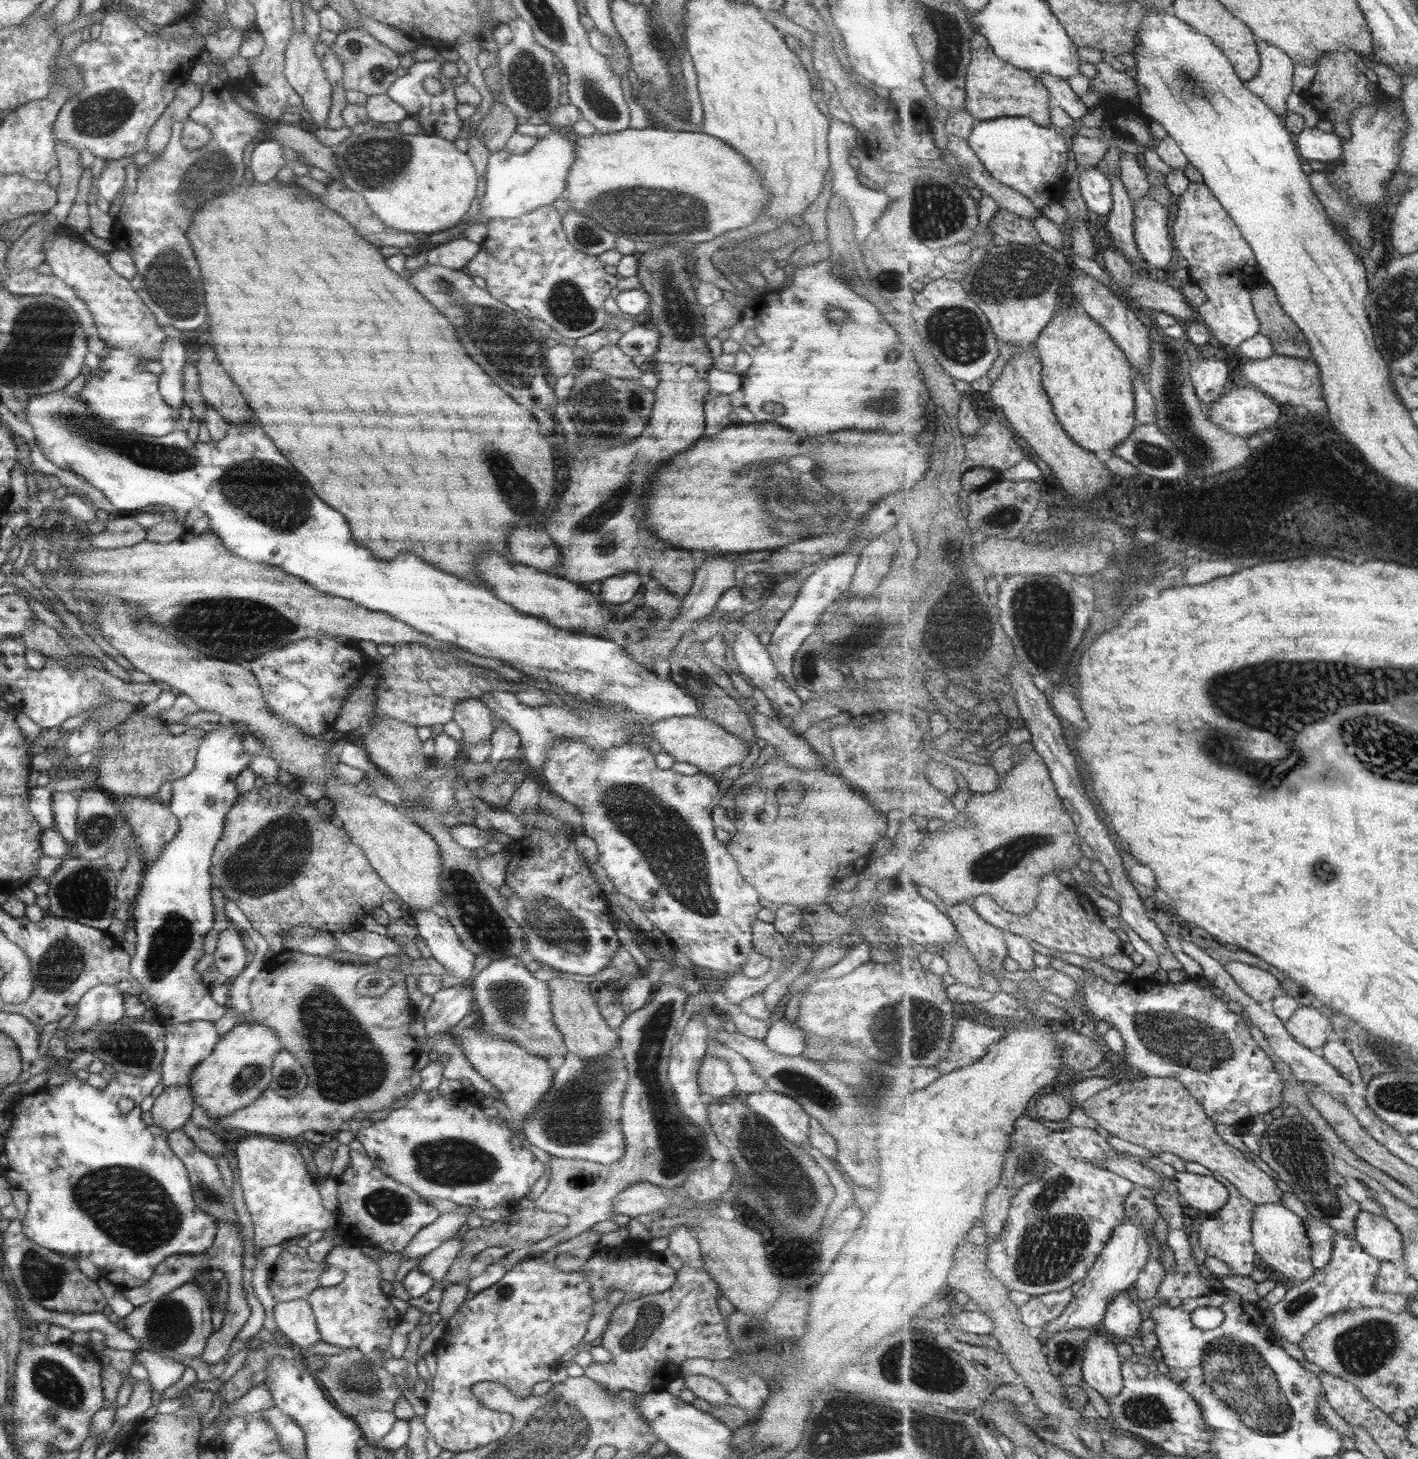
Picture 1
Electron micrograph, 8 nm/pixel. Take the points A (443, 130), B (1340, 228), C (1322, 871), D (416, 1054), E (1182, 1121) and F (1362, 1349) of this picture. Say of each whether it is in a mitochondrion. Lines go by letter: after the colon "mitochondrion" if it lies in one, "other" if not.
A: other
B: other
C: mitochondrion
D: other
E: other
F: mitochondrion

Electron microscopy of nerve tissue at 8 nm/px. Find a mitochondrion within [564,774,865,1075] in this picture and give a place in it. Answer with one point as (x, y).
(672, 848)

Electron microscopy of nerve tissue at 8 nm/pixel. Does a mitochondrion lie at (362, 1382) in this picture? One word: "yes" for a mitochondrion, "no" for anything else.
yes

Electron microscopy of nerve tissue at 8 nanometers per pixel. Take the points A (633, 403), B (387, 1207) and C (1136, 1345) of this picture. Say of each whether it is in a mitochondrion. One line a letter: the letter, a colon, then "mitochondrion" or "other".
A: mitochondrion
B: mitochondrion
C: other

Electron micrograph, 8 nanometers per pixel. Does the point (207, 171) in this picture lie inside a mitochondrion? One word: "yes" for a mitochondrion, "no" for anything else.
yes

